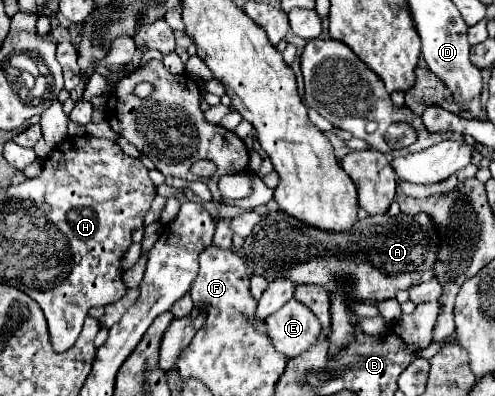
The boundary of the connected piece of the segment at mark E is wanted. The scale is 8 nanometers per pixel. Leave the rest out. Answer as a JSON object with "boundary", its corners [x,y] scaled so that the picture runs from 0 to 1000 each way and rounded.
{"boundary":[[[596,753],[547,793],[535,818],[556,884],[580,904],[608,899],[648,848],[648,818],[636,793]]]}

